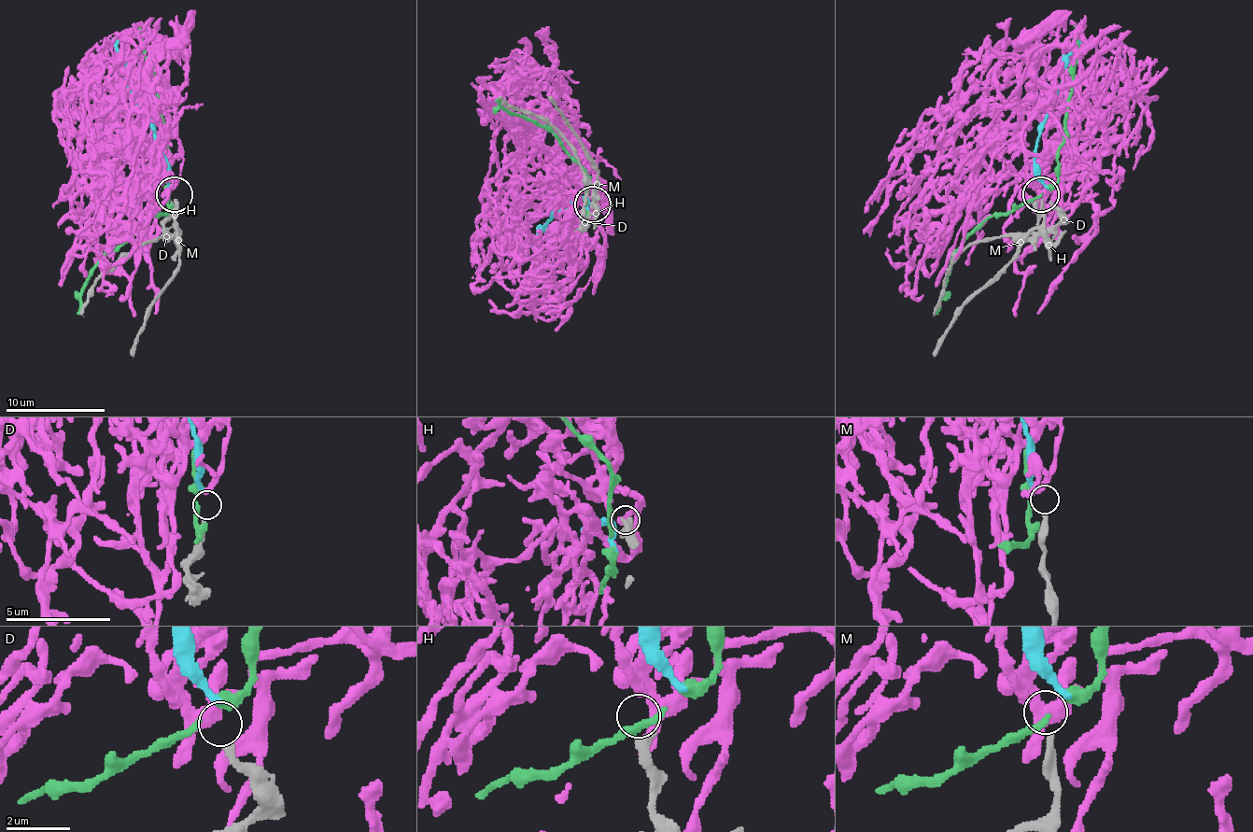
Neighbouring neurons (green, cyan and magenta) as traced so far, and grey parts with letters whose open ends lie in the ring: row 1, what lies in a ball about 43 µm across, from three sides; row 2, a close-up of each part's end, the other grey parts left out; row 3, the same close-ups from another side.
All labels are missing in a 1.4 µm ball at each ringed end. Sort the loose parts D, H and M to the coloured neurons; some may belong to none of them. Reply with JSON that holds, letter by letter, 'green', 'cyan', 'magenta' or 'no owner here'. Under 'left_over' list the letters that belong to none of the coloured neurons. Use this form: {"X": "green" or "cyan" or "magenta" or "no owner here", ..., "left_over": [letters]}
{"D": "cyan", "H": "magenta", "M": "no owner here", "left_over": ["M"]}

